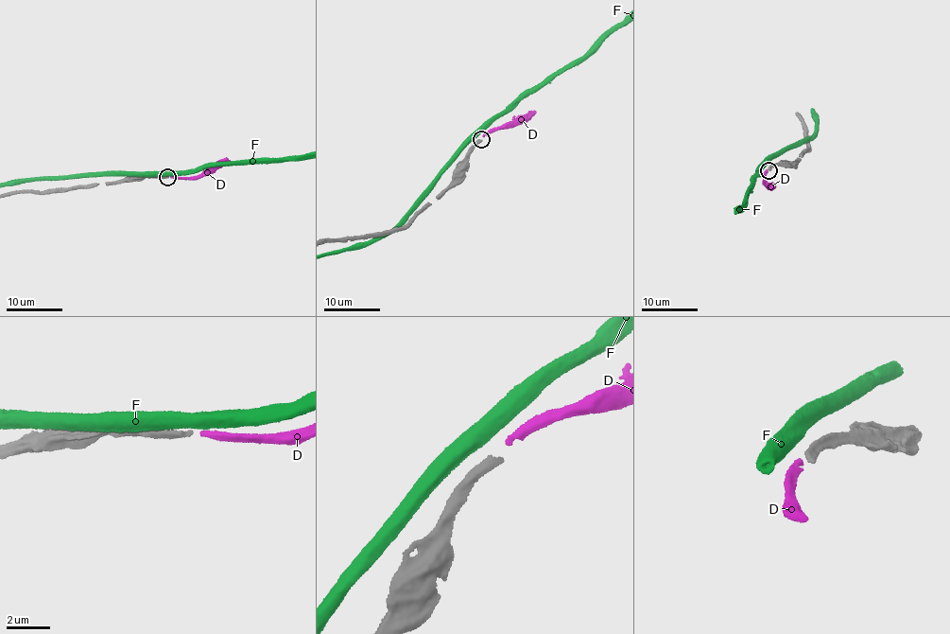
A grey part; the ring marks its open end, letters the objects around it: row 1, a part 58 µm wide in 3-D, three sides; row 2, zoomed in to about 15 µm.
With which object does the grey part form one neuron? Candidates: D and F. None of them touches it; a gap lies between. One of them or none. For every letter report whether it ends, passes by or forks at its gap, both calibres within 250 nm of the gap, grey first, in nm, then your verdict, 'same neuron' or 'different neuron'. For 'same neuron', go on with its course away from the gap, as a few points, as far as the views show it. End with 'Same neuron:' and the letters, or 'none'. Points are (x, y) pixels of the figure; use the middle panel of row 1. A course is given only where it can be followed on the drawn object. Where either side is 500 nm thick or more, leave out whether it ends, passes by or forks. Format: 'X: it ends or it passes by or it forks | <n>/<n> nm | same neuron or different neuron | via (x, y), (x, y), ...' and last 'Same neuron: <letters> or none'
D: it ends | 340/280 nm | same neuron | via (483, 137), (497, 128), (528, 120), (536, 111)
F: 340/500 nm | different neuron
Same neuron: D

